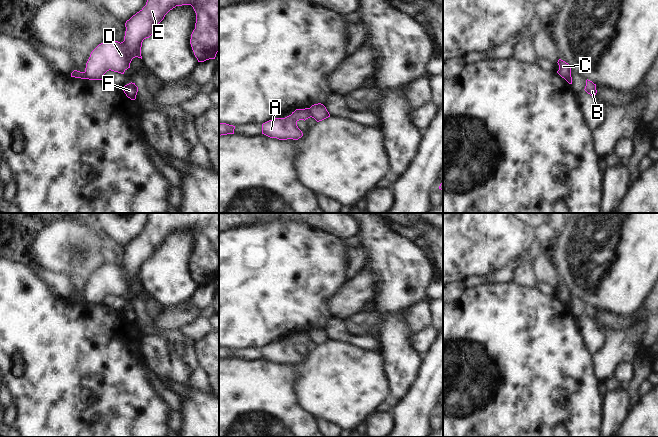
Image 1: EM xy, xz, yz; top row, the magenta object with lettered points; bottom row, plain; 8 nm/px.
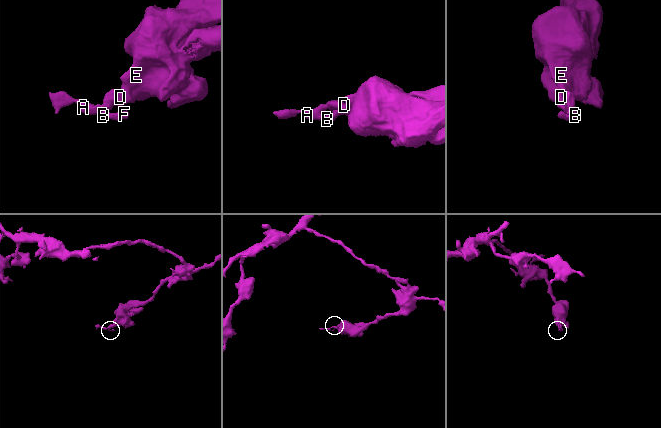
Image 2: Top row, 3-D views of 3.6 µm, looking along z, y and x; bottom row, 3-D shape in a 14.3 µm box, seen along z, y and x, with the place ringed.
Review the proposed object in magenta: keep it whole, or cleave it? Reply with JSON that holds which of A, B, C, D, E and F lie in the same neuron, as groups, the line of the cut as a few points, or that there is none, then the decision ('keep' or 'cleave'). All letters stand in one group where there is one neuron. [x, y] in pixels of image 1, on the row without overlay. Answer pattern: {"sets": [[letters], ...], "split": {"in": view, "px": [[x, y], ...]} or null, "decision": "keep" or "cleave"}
{"sets": [["A", "B", "F"], ["C", "D", "E"]], "split": {"in": "xz", "px": [[309, 332], [312, 340]]}, "decision": "cleave"}

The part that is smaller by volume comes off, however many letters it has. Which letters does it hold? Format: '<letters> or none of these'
A, B, F

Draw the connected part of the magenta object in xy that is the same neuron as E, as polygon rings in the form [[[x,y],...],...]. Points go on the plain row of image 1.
[[[150,213],[146,229],[126,245],[123,266],[105,264],[90,278],[85,297],[89,304],[103,304],[103,299],[111,294],[124,298],[130,292],[133,282],[142,283],[141,271],[144,263],[149,262],[165,239],[176,230],[191,229],[196,237],[195,253],[190,268],[198,286],[215,283],[219,275],[219,213]]]

